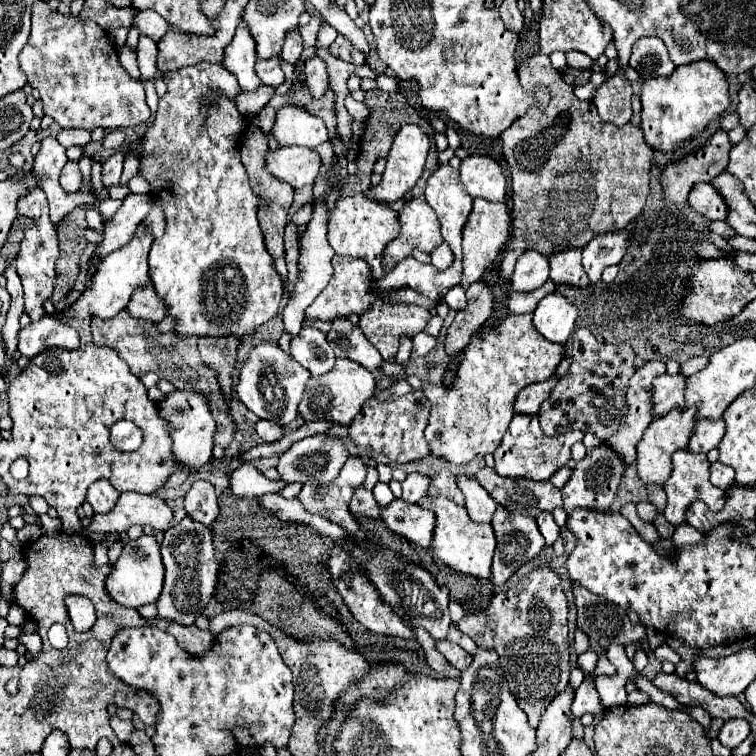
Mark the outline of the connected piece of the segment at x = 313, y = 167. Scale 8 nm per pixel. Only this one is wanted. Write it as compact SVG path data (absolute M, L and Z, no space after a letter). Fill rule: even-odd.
M290 146L290 148L278 148L270 150L266 156L266 168L272 176L276 176L282 182L288 182L292 188L302 188L306 184L314 184L318 172L320 172L322 160L316 150L302 148L302 146Z

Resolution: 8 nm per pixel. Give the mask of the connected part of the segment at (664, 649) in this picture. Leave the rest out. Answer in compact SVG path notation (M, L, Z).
M663 643L659 647L654 650L654 654L656 658L660 662L671 662L672 664L676 664L676 652L672 650L666 643Z

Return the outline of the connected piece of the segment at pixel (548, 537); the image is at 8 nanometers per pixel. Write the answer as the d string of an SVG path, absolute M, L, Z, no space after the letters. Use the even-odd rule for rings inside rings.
M542 512L542 514L536 518L536 522L538 522L538 528L540 528L540 532L542 532L544 540L546 540L546 546L552 546L552 544L560 538L560 528L556 526L552 514Z

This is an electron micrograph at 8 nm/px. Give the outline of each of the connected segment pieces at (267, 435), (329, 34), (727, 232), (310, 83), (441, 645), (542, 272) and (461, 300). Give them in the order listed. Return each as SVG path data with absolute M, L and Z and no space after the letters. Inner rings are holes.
M258 420L258 422L256 422L256 426L254 426L254 430L256 430L256 434L258 434L264 442L272 444L272 442L280 440L280 430L282 430L282 428L280 428L276 422Z
M322 24L320 32L318 32L318 40L316 40L316 50L318 48L330 48L330 44L336 40L338 32L336 28L332 28L330 24Z
M725 220L711 222L710 230L724 238L736 235L736 232L729 226L729 224Z
M314 54L306 62L306 86L310 88L314 98L320 98L328 88L328 70L318 54Z
M440 640L436 642L436 648L450 660L450 664L454 664L456 668L464 670L468 668L468 664L472 662L472 656L468 652L464 652L464 648L460 648L458 644L452 644L448 640Z
M526 250L514 268L512 290L528 292L542 286L548 280L548 258L536 250Z
M462 286L450 288L450 292L444 296L444 300L448 302L448 306L450 306L452 310L460 310L460 308L465 308L467 305L465 290Z

